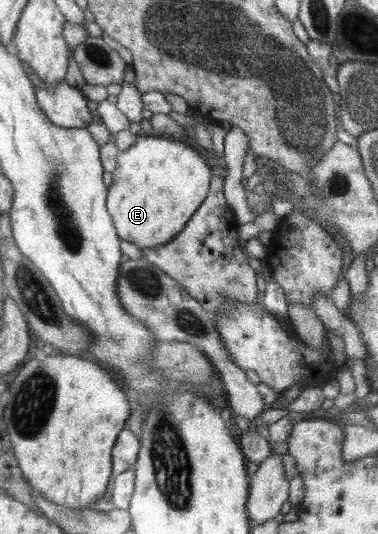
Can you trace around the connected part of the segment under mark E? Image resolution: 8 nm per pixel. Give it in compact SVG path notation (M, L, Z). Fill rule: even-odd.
M154 132L137 135L134 144L117 156L116 168L112 171L113 182L108 187L106 208L119 240L132 243L138 248L163 246L173 240L205 199L212 177L207 160L201 158L193 147Z

